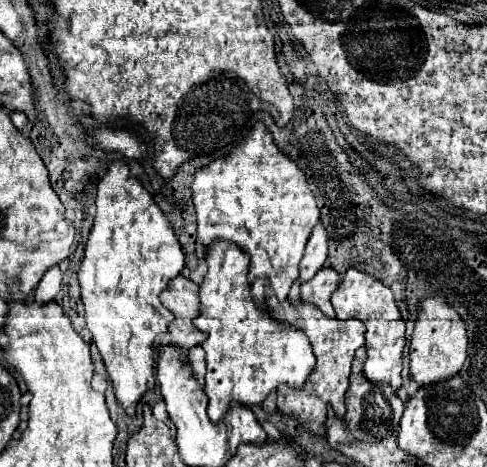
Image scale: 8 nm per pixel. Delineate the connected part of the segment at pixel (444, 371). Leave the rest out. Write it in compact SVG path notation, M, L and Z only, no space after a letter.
M427 294L419 306L419 318L415 322L415 332L411 338L411 378L423 388L431 384L445 382L459 374L465 362L465 322L461 322L459 314L445 302L441 294Z

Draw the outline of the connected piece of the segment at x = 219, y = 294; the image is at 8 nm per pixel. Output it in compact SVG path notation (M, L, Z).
M217 242L207 258L207 276L201 284L199 298L201 298L201 314L193 320L199 330L207 334L207 340L201 344L205 350L205 360L207 360L207 376L205 376L205 394L209 398L207 414L211 422L219 422L229 410L231 404L237 402L241 406L257 406L263 404L263 400L269 396L269 392L275 392L279 384L289 384L295 390L301 390L305 386L305 380L315 368L315 356L311 350L309 340L305 334L299 330L283 330L279 324L269 318L269 314L263 314L259 306L253 302L249 294L249 282L247 282L247 272L249 272L249 256L241 254L237 246L231 242Z

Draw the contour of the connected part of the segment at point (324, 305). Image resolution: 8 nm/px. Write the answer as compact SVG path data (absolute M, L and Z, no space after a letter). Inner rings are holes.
M321 268L309 282L301 284L301 300L317 306L327 318L335 318L335 310L329 298L337 286L339 286L339 274L333 268Z

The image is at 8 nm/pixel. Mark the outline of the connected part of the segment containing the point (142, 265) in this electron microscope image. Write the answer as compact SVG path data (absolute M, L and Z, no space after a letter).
M113 162L109 166L97 186L95 204L95 224L77 272L85 322L99 348L117 402L129 416L135 416L137 402L155 386L153 344L173 322L173 314L159 302L159 294L183 270L185 254L171 224L139 180L131 176L127 164Z

